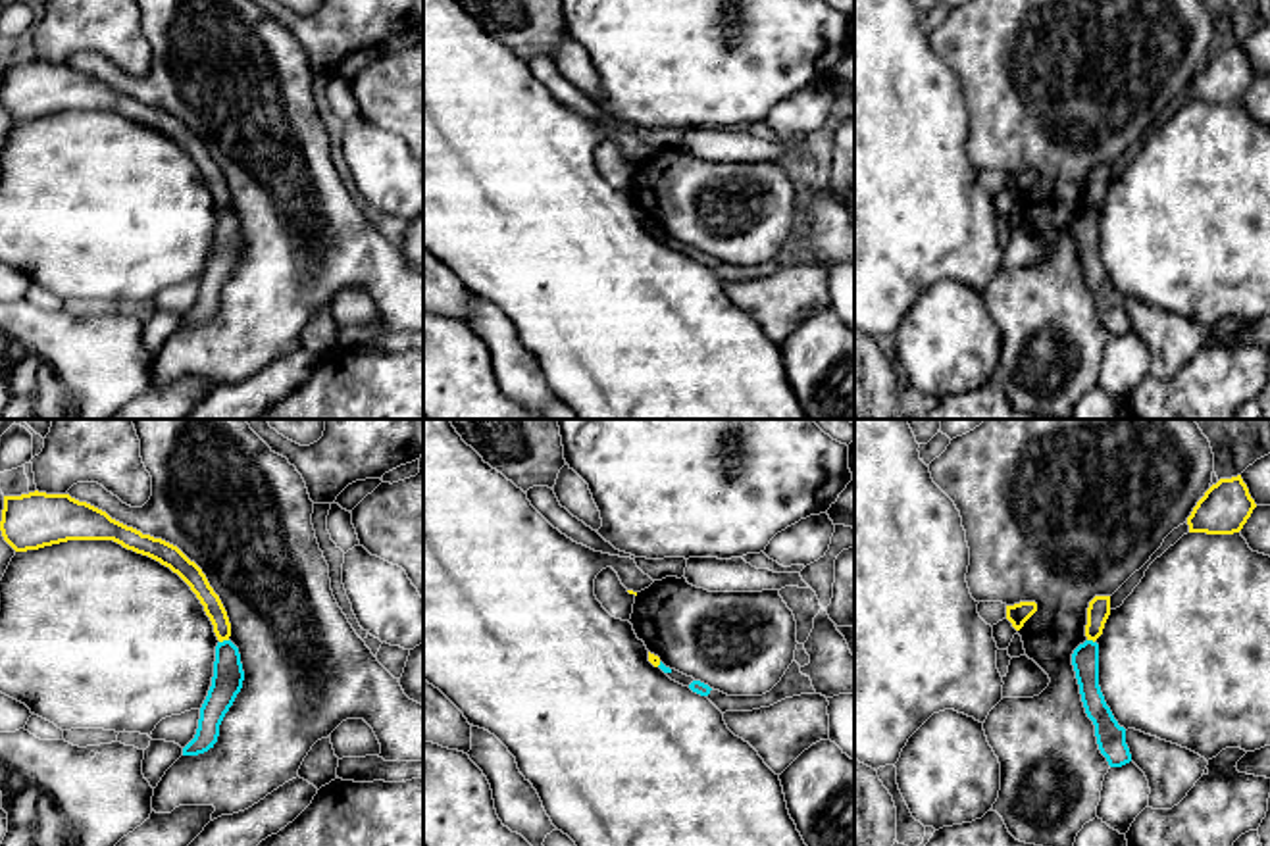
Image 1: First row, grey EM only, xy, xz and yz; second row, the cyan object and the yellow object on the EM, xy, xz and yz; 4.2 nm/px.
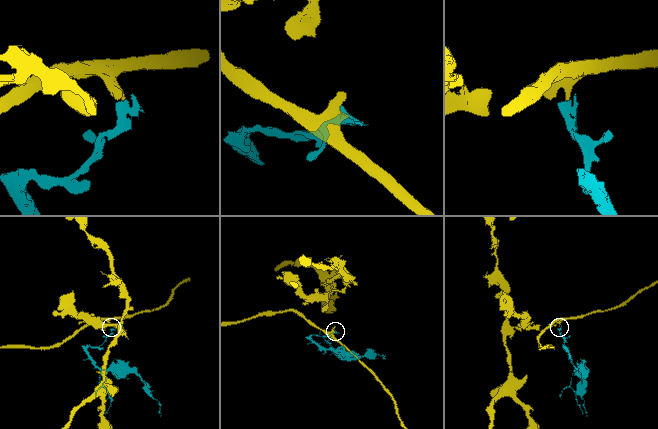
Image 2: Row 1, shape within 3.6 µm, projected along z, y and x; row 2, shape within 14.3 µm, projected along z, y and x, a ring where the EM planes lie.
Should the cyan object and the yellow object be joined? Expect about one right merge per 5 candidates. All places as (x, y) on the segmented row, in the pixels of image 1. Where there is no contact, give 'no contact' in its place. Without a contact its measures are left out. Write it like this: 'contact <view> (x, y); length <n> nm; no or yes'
contact xy (224, 641); length 40 nm; no

